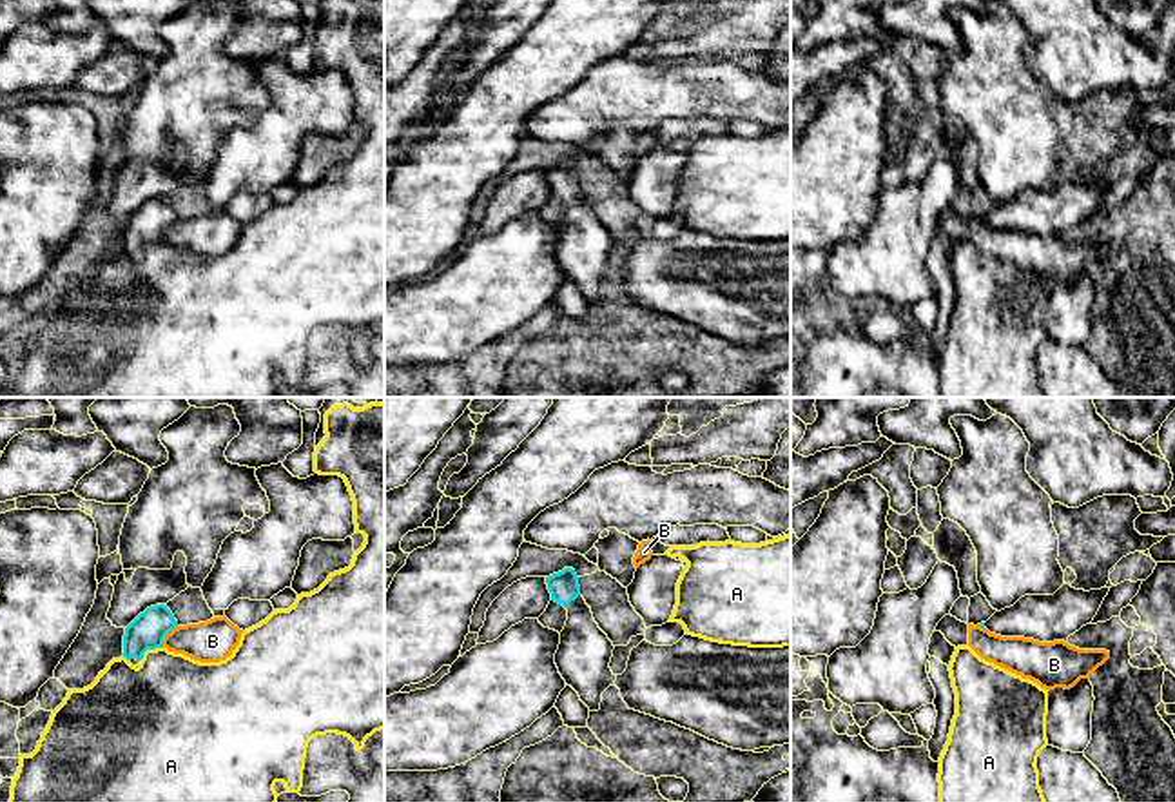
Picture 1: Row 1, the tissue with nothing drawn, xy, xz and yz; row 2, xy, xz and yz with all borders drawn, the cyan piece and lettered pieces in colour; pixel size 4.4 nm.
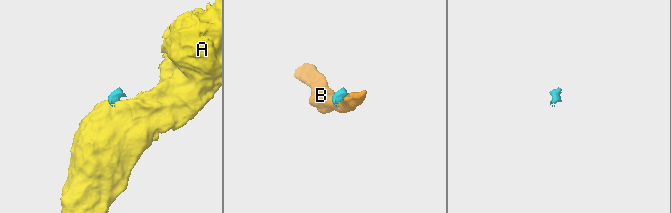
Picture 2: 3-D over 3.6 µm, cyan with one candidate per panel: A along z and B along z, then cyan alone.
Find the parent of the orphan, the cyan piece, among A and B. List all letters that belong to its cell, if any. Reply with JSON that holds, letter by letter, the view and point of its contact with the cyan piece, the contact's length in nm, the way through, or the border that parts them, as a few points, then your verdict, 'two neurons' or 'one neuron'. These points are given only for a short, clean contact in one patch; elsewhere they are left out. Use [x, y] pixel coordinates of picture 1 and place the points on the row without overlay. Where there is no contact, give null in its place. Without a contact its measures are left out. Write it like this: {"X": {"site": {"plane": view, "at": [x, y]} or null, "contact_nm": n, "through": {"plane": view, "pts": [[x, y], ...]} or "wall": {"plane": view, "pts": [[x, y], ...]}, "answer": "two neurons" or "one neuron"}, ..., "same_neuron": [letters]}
{"A": {"site": {"plane": "xy", "at": [149, 242]}, "contact_nm": 120, "wall": {"plane": "xy", "pts": [[162, 240], [149, 242], [140, 253]]}, "answer": "two neurons"}, "B": {"site": {"plane": "xy", "at": [165, 227]}, "contact_nm": 120, "wall": {"plane": "xy", "pts": [[178, 220], [165, 229], [162, 240]]}, "answer": "two neurons"}, "same_neuron": []}

